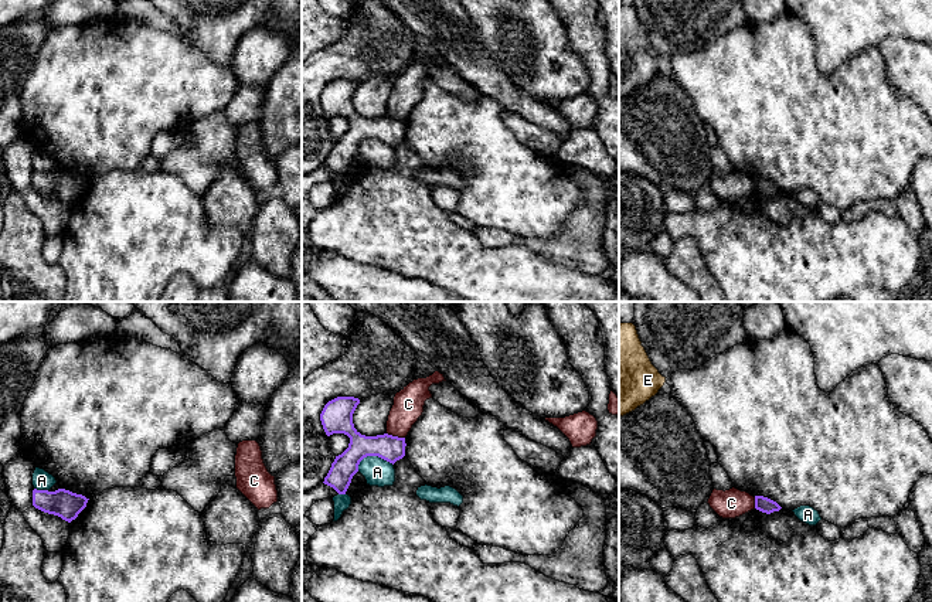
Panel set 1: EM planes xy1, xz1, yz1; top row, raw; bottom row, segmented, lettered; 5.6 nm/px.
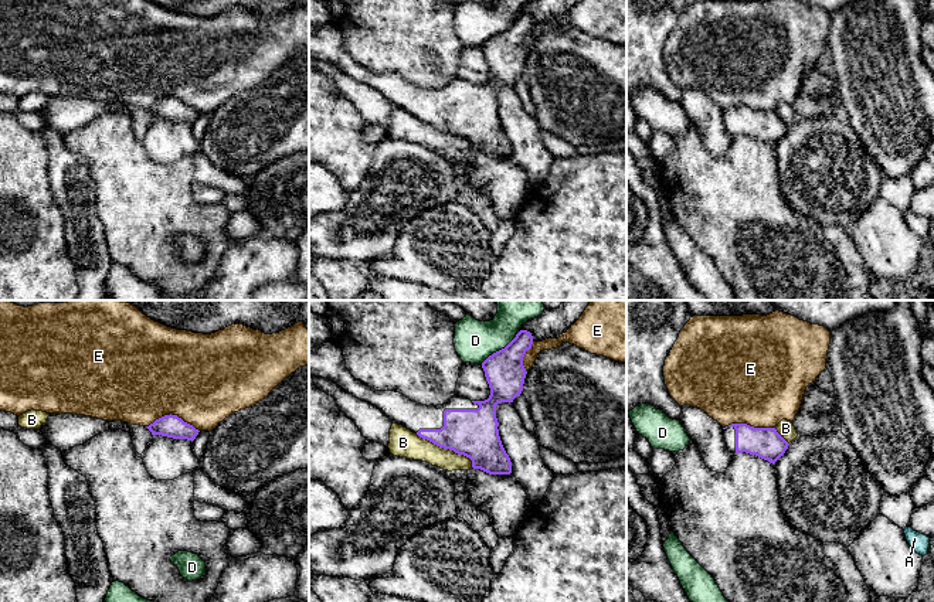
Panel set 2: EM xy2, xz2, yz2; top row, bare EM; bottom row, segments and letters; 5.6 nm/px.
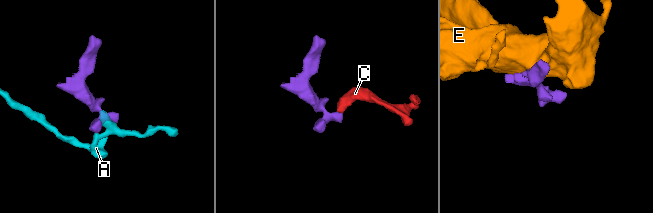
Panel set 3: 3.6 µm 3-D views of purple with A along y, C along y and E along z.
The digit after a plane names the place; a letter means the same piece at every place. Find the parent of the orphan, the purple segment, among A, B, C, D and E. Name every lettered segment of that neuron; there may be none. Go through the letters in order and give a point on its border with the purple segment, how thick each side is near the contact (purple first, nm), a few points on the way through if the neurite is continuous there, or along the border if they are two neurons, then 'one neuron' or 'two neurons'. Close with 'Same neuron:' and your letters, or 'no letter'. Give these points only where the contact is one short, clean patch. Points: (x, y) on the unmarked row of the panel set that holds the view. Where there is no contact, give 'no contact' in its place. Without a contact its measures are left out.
A: xz1 (371, 138) | 150/160 nm | along xz1 (393, 148), (377, 139), (366, 139), (357, 153) | two neurons
B: xz2 (447, 131) | 280/160 nm | along xz2 (415, 116), (440, 129), (465, 138), (472, 149) | two neurons
C: xz1 (395, 119) | 150/180 nm | along xz1 (387, 115), (404, 121) | two neurons
D: xz2 (499, 33) | 220/220 nm | two neurons
E: xy2 (173, 98) | 130/480 nm | two neurons
Same neuron: no letter

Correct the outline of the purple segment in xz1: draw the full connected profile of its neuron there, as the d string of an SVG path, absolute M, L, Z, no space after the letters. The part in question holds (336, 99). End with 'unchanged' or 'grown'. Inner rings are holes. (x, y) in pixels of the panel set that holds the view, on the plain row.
M337 79L329 84L320 96L320 103L327 119L344 116L350 120L348 130L341 137L336 139L323 164L339 177L346 177L364 140L378 139L394 147L405 139L405 120L388 116L365 119L354 110L353 96L358 86L358 81Z; unchanged

